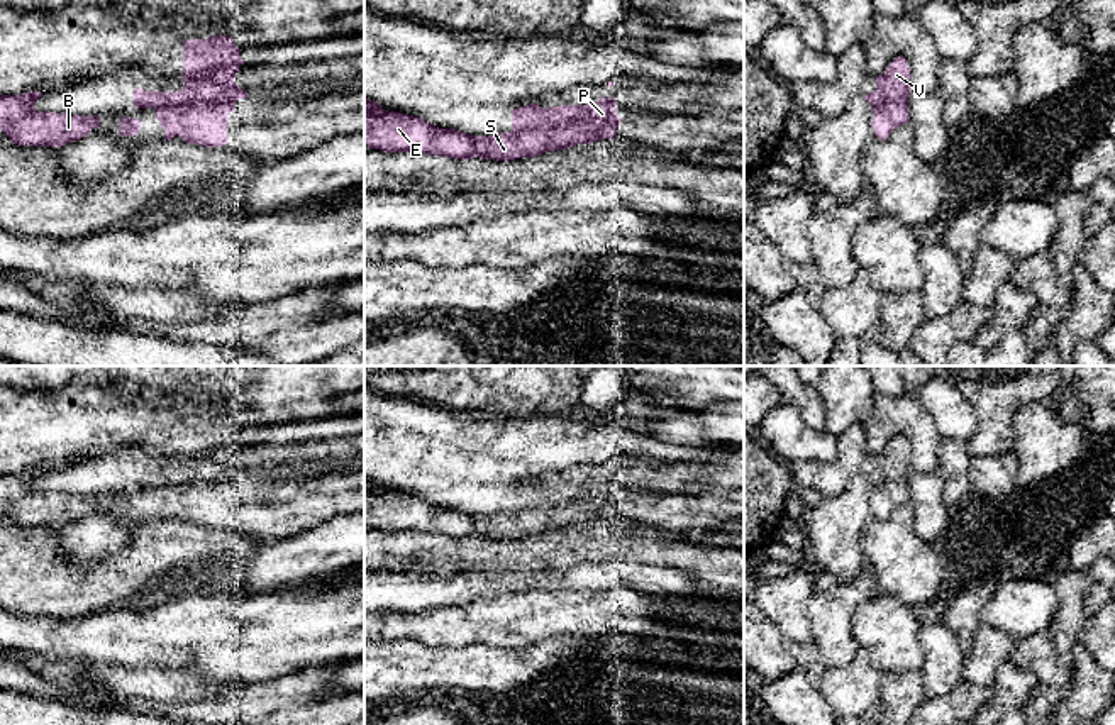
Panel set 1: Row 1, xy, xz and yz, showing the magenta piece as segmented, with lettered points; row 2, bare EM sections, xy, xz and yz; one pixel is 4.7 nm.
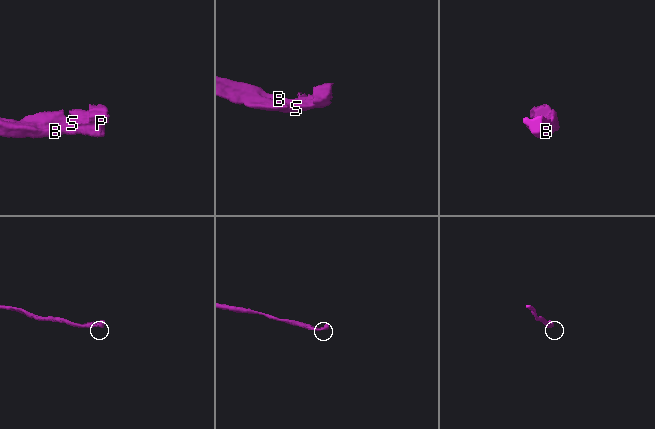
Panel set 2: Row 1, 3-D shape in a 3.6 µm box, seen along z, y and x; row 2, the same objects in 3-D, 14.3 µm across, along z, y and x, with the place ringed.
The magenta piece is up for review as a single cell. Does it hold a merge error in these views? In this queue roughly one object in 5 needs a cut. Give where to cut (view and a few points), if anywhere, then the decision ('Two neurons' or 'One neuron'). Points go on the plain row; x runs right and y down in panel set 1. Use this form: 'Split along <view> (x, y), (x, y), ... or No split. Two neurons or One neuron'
No split. One neuron

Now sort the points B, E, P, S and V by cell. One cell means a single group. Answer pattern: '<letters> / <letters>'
B E P S V

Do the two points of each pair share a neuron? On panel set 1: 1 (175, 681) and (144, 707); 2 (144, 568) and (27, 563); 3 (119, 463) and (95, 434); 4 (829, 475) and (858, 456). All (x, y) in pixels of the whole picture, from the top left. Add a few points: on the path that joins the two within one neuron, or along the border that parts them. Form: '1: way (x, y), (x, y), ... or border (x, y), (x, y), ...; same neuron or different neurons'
1: border (119, 697), (141, 697), (151, 703); different neurons
2: way (116, 581), (56, 581); same neuron
3: border (129, 444), (112, 453), (73, 463); different neurons
4: way (836, 475), (851, 461); same neuron

